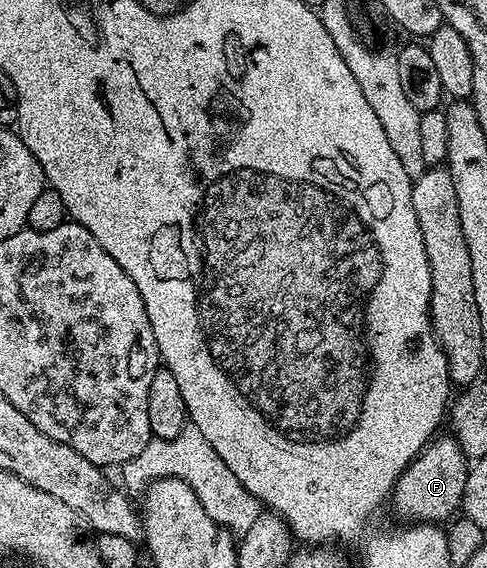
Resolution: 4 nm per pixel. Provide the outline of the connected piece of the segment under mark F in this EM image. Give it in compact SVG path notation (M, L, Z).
M444 433L433 437L420 455L404 469L392 489L390 506L396 509L398 517L408 518L404 520L409 523L444 524L461 509L470 459L460 447L460 441L451 433Z

